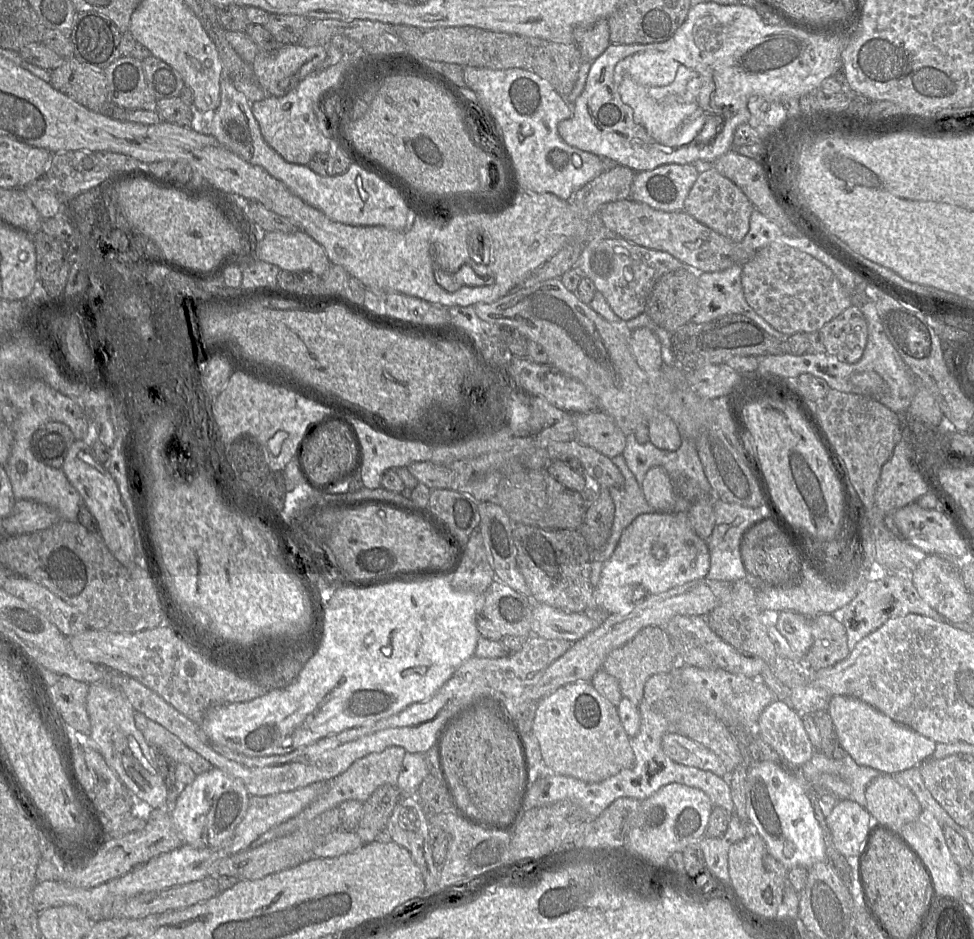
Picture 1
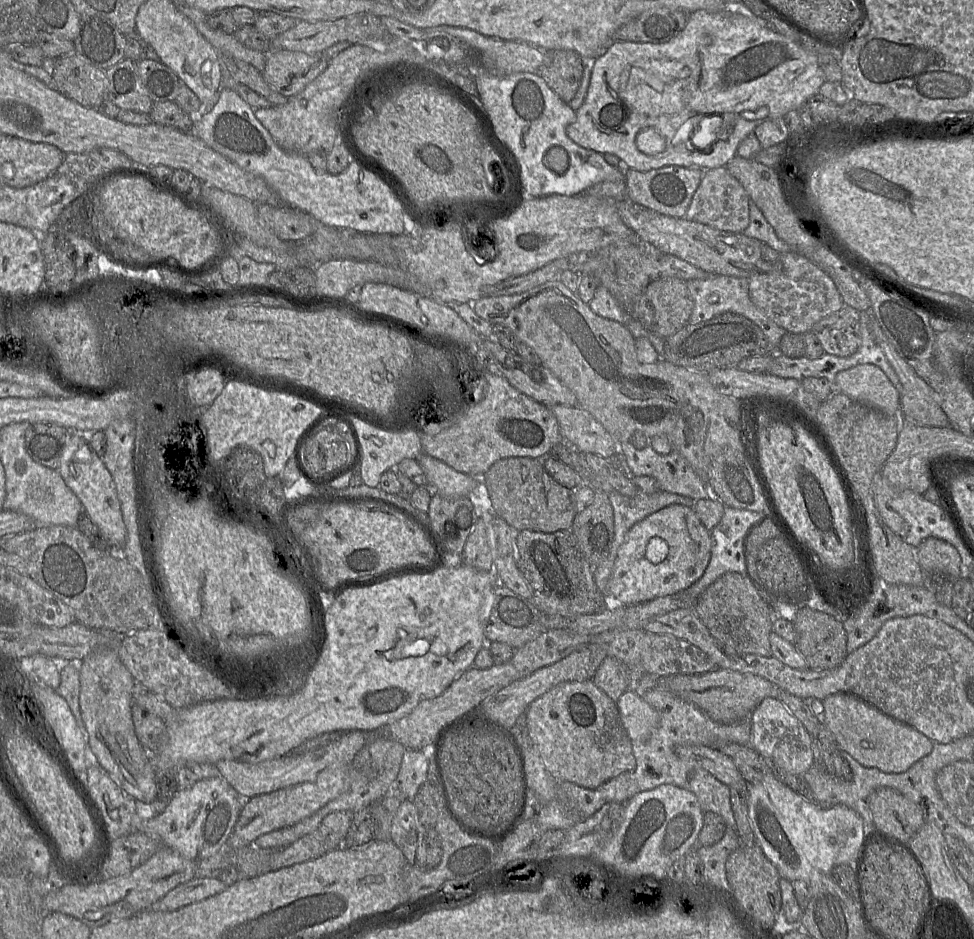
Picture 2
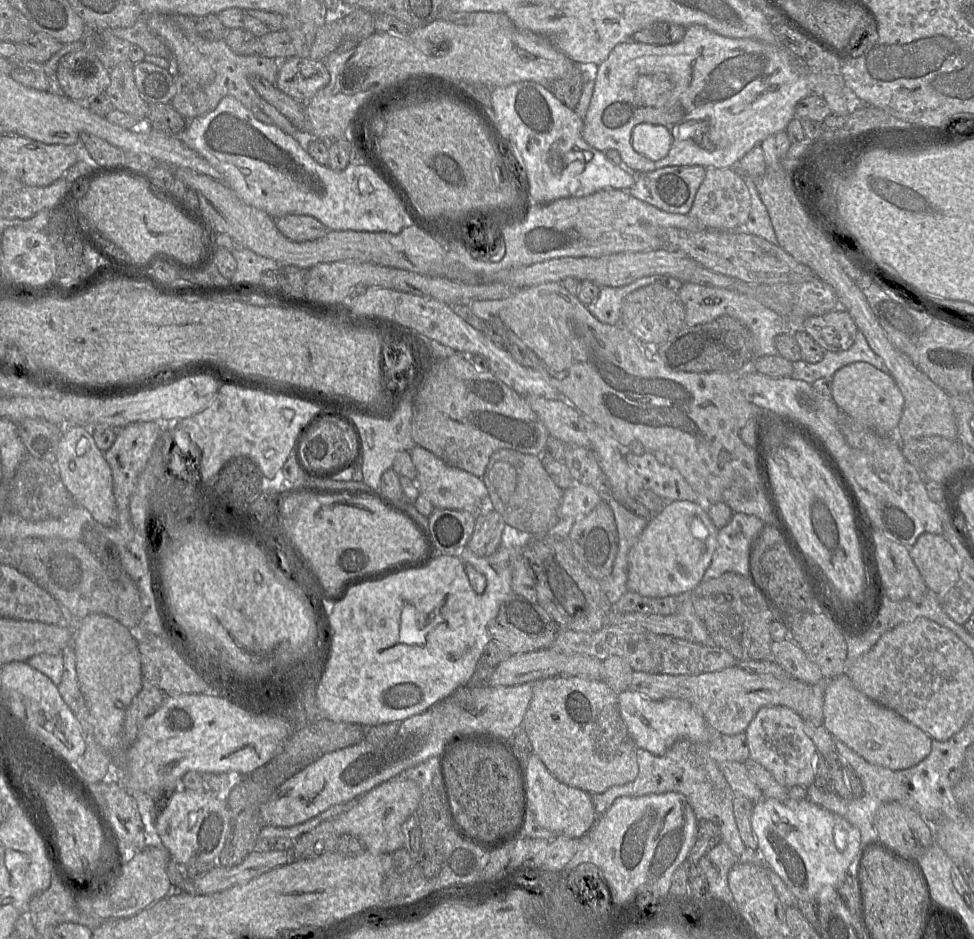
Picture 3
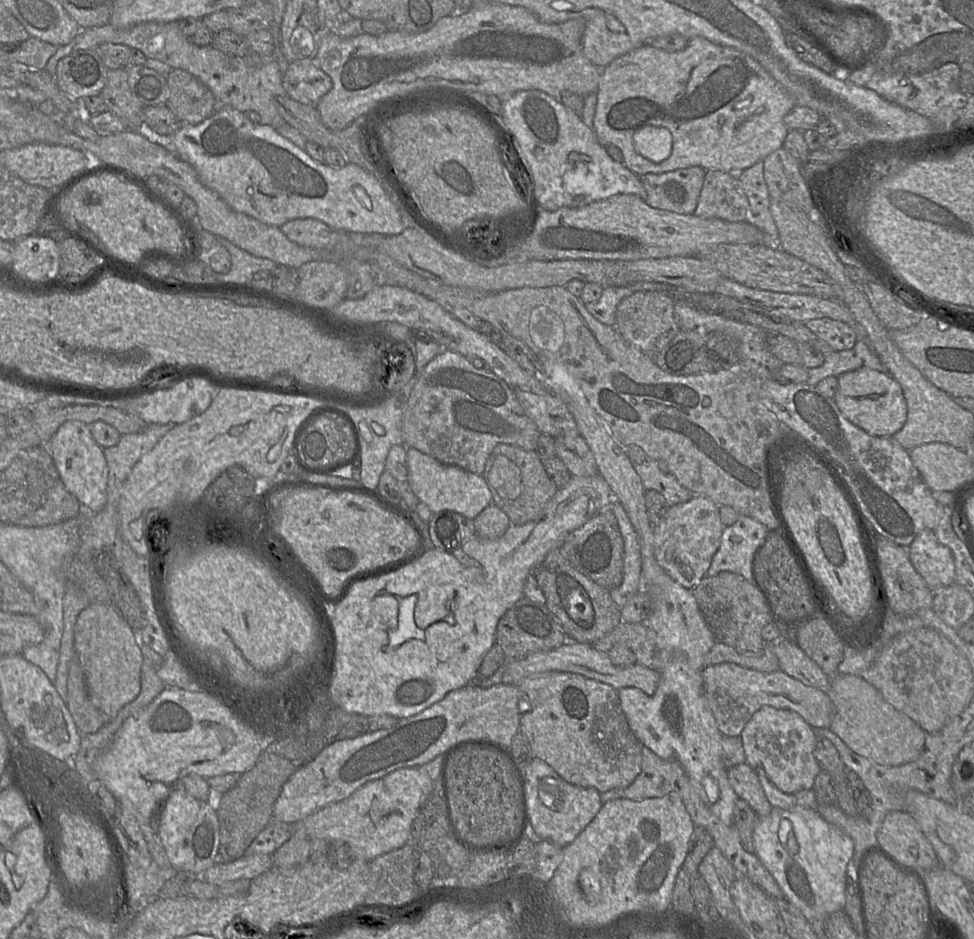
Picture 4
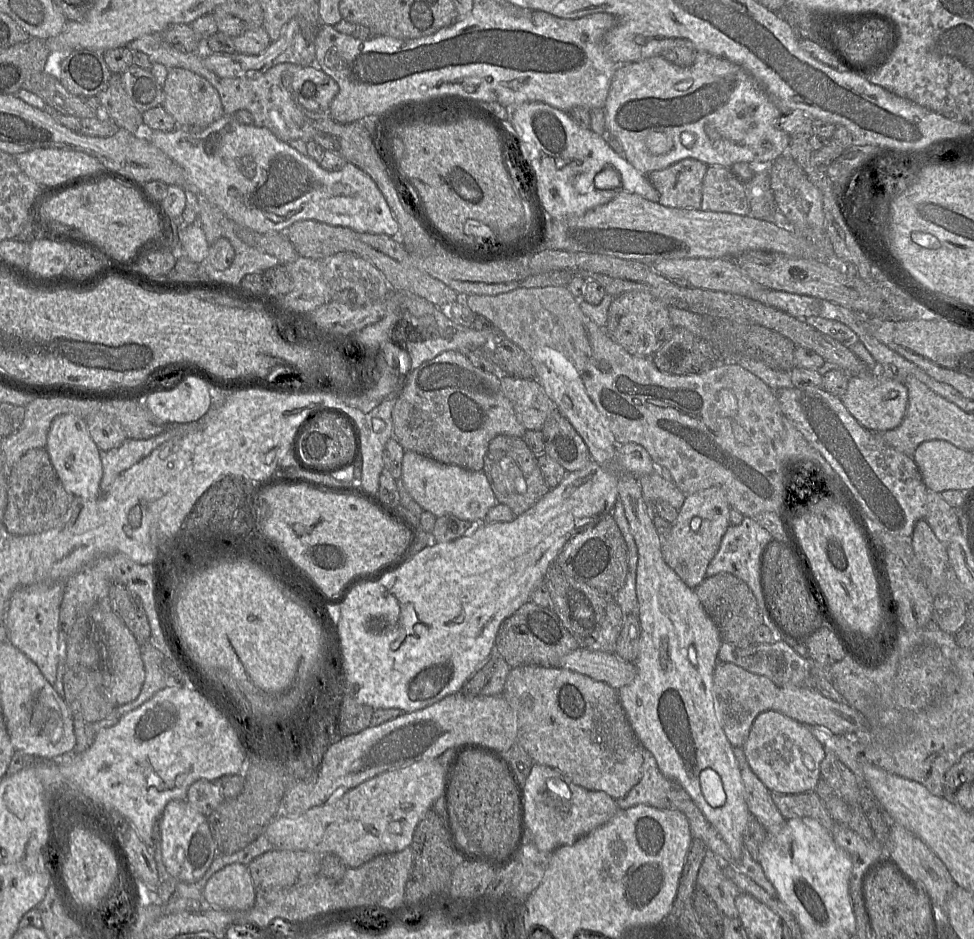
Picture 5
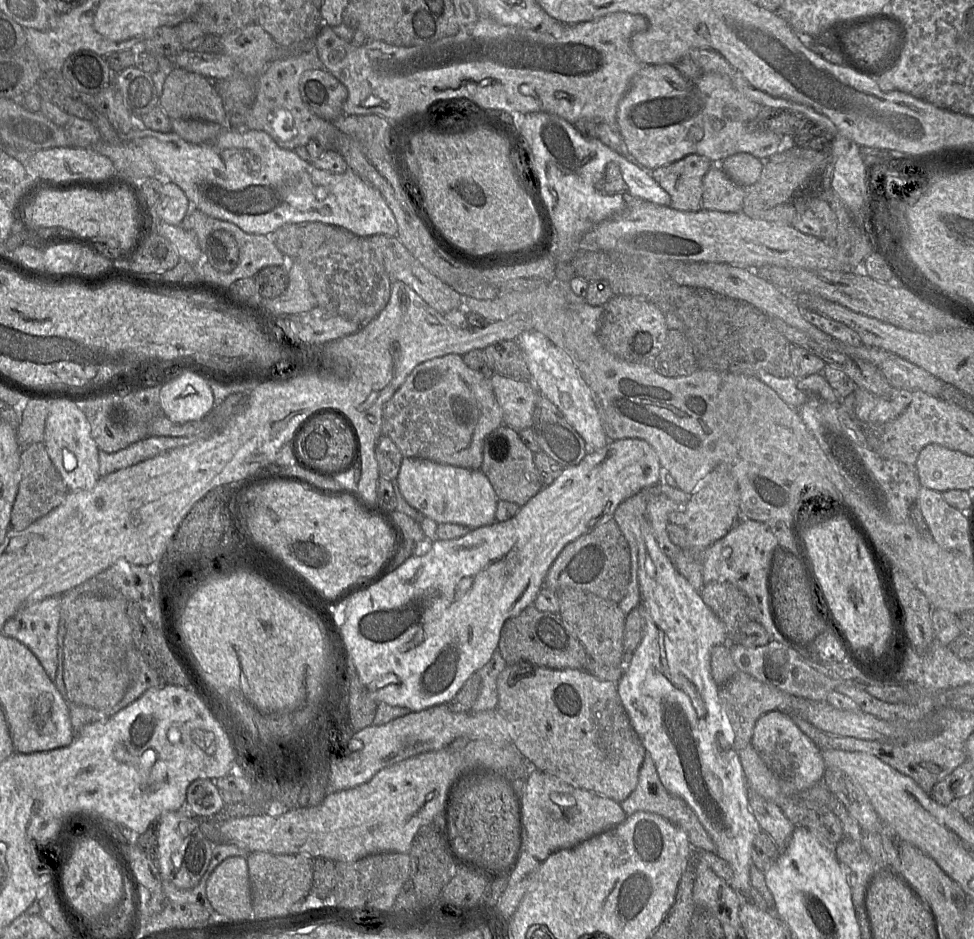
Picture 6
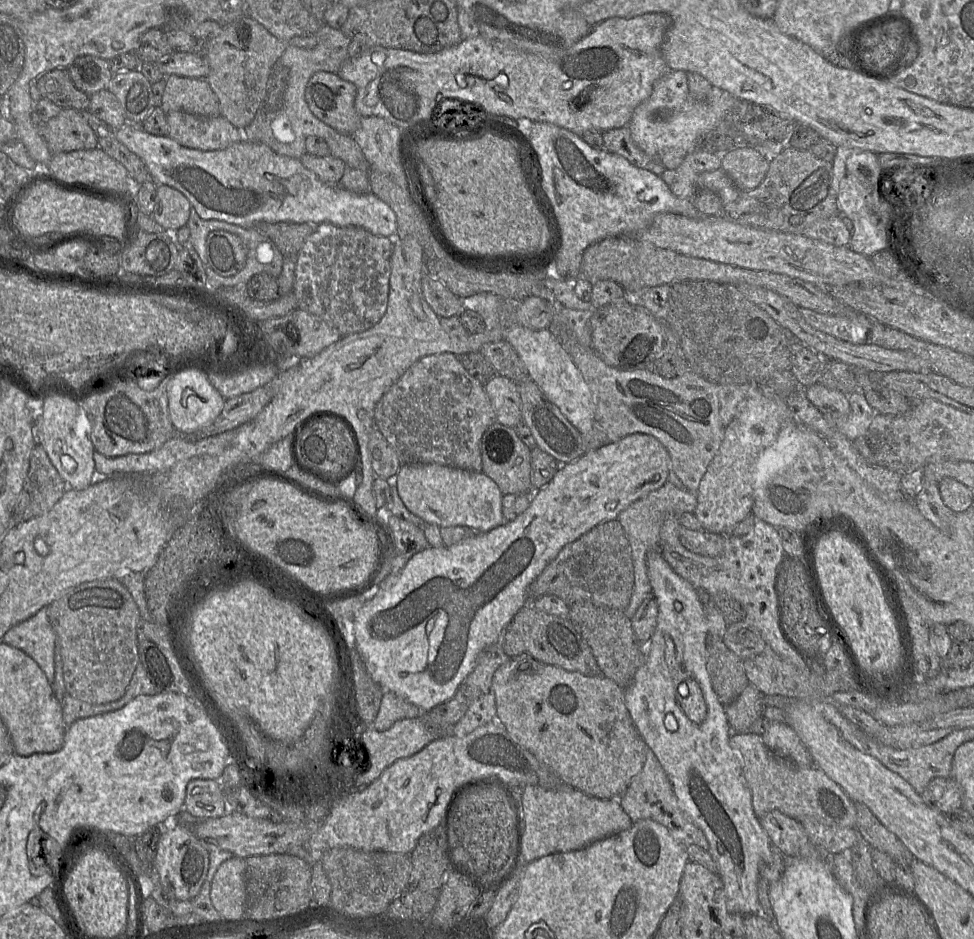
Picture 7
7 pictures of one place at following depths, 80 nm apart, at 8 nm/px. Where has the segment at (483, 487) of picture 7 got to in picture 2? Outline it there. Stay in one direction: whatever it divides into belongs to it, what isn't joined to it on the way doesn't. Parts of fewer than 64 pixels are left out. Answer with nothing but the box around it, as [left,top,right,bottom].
[416,452,481,498]

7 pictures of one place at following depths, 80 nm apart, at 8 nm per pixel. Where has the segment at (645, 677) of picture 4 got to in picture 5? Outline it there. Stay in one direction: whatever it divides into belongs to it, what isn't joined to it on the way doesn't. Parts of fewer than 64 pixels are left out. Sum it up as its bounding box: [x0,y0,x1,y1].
[557,648,637,690]

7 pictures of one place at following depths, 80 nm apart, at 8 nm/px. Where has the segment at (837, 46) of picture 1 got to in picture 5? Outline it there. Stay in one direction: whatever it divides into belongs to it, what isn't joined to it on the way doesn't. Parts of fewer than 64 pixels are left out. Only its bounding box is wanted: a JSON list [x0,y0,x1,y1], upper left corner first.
[604,52,790,175]

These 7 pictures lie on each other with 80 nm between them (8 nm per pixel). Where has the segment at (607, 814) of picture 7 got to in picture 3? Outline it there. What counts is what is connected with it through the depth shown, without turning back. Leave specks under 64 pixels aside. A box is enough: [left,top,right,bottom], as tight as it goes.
[524,753,598,838]

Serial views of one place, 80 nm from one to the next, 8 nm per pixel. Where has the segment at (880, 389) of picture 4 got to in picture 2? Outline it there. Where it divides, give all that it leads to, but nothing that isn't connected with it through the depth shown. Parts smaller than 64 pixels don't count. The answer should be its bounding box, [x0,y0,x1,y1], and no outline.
[833,364,900,415]

